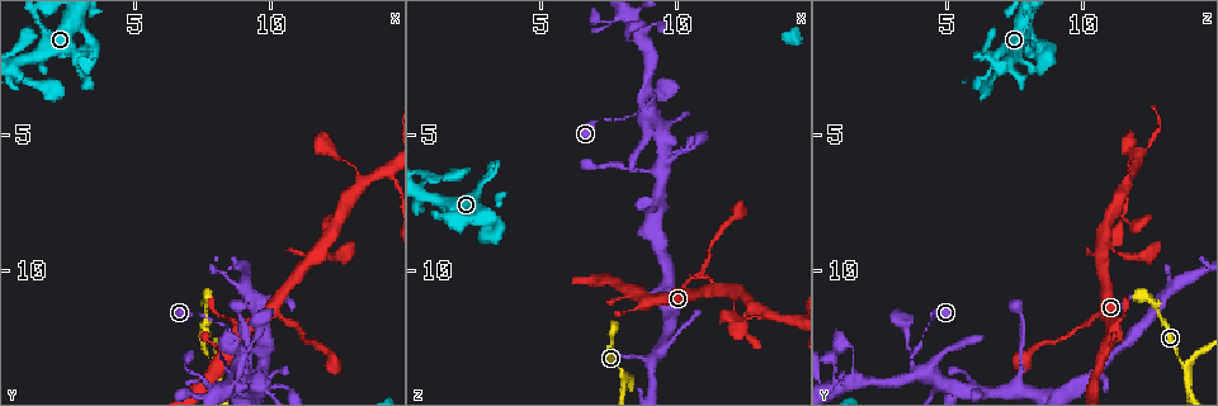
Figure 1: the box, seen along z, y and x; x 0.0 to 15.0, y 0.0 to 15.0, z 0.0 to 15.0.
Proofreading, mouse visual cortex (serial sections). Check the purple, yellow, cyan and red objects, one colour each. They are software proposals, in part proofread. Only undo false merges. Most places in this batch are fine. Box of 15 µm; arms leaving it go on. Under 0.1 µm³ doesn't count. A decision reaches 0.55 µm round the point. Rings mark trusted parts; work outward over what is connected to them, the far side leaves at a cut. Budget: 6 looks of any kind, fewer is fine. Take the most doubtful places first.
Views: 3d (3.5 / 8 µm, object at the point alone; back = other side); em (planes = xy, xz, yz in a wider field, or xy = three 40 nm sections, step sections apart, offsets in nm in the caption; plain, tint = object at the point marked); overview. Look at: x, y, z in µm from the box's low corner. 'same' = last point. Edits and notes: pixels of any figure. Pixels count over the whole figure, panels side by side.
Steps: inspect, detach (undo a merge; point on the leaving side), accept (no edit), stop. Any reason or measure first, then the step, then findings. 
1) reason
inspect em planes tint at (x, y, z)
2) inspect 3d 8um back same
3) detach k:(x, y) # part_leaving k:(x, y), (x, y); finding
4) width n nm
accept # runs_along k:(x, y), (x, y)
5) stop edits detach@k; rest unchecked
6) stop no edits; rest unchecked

two arms in line, one across
inspect 3d 3.5um back at (7.9, 13.4, 13.9)

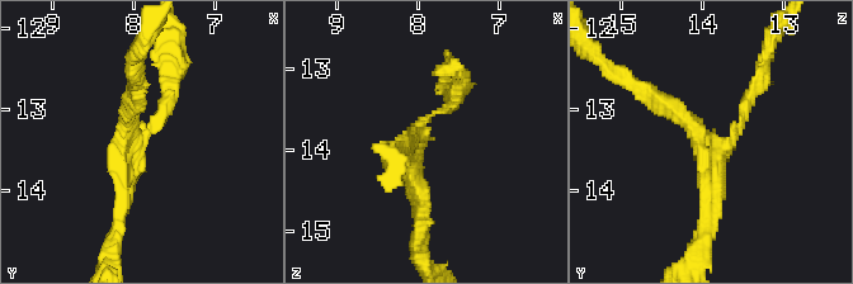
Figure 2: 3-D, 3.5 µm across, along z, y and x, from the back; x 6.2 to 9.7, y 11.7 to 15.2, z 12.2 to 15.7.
arms 3; arm_widths 150, 200, 200 nm
inspect em xy step 2 tint at (8.00, 13.50, 13.75)

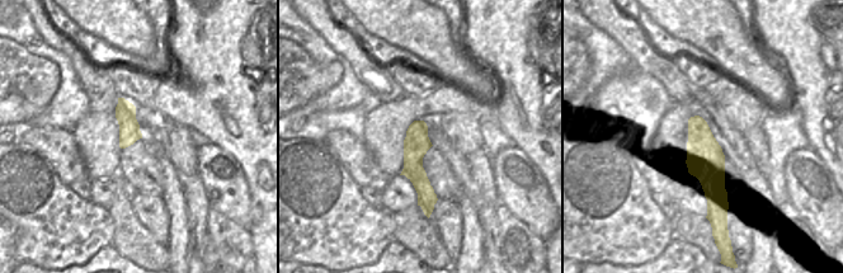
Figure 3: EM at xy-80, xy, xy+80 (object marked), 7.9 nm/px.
accept # runs_along 3:(417, 123), (415, 173), (431, 206); one cell here

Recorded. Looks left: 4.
sharp bend
inspect 3d 8um at (9.2, 12.8, 3.5)

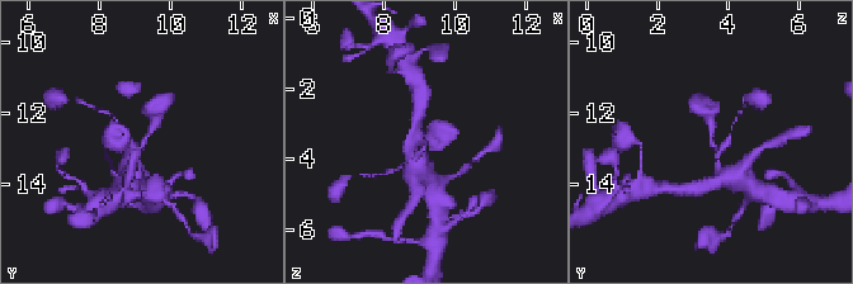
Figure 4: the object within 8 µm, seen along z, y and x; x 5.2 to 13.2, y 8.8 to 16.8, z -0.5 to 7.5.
inspect 3d 3.5um at (9.2, 12.8, 3.6)

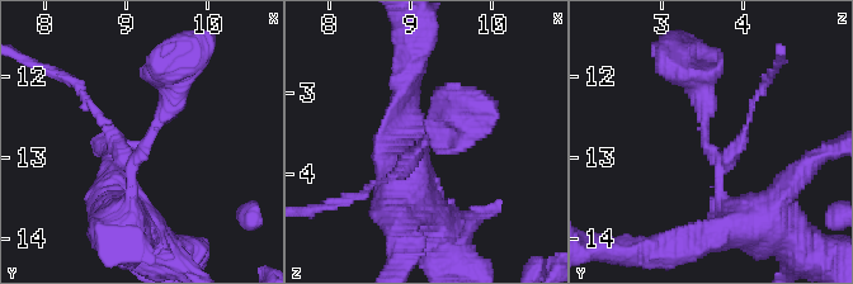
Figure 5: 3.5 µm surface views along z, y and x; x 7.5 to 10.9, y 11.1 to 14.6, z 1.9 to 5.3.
arms 3; arm_widths 100, 200, 300 nm; need the tissue
inspect em xy step 1 tint at (9.25, 12.80, 3.55)

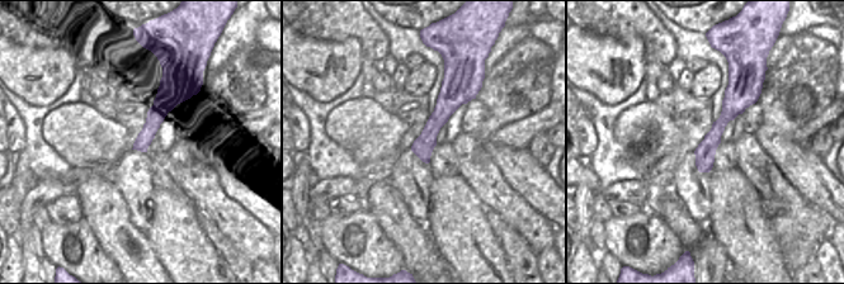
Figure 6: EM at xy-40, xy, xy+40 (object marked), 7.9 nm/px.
accept # runs_along 6:(731, 80), (732, 105), (702, 169); one cell here

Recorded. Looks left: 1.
stop no edits; rest unchecked

